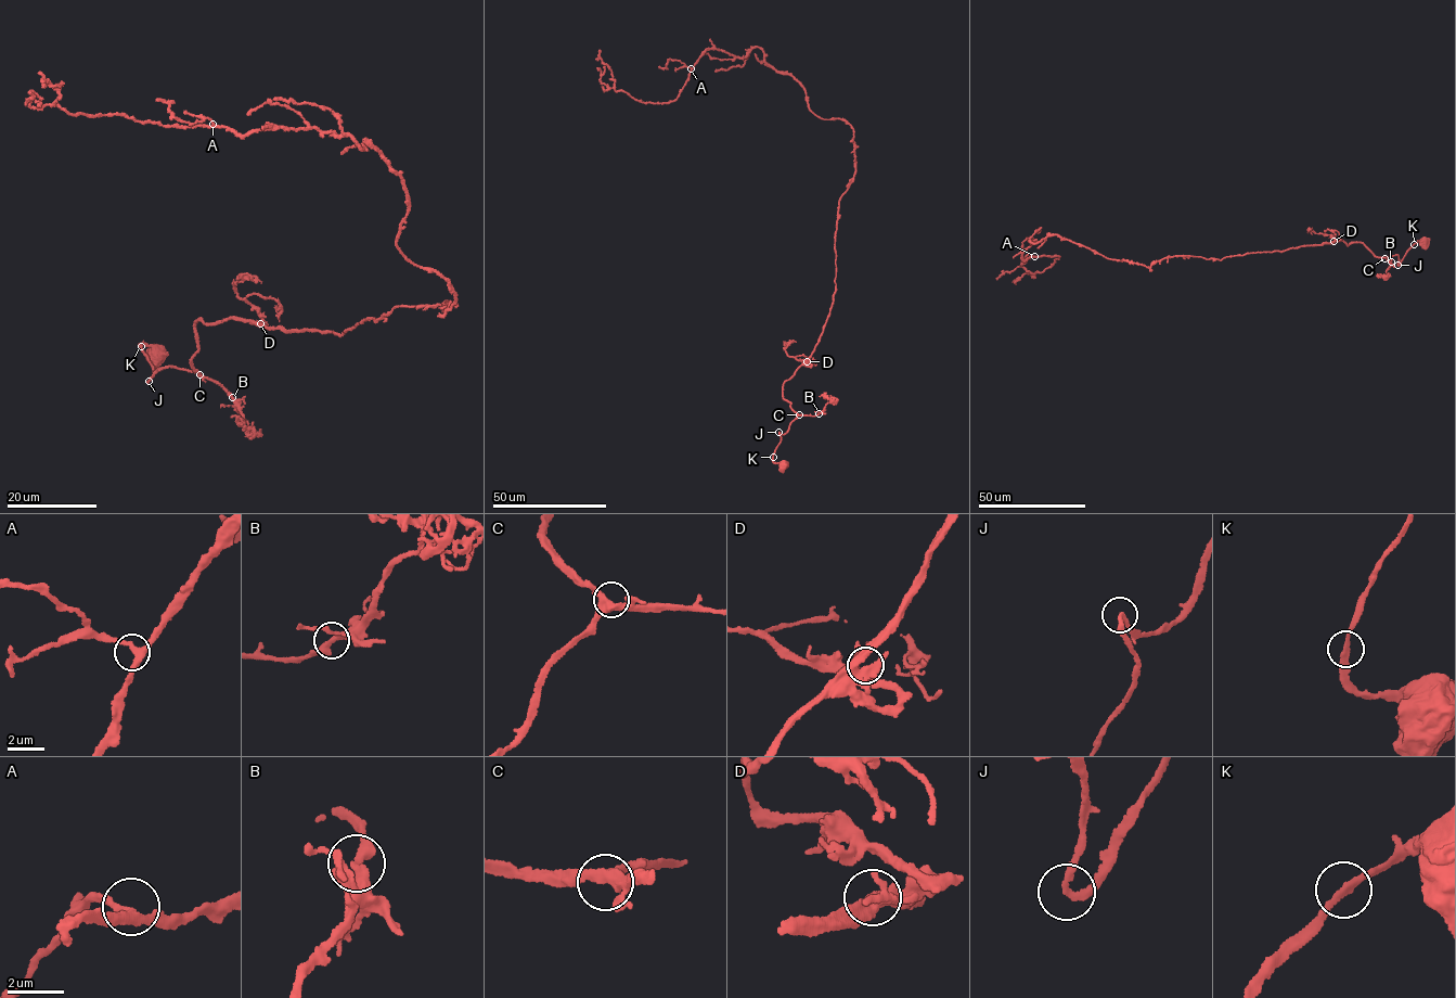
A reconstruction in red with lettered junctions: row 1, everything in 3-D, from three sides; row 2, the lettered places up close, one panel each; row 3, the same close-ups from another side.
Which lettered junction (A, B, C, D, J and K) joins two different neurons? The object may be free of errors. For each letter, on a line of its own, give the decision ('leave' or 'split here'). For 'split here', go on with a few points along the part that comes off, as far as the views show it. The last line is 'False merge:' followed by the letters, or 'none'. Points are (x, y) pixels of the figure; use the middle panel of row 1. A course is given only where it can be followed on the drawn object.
A: leave
B: leave
C: leave
D: leave
J: leave
K: leave
False merge: none

